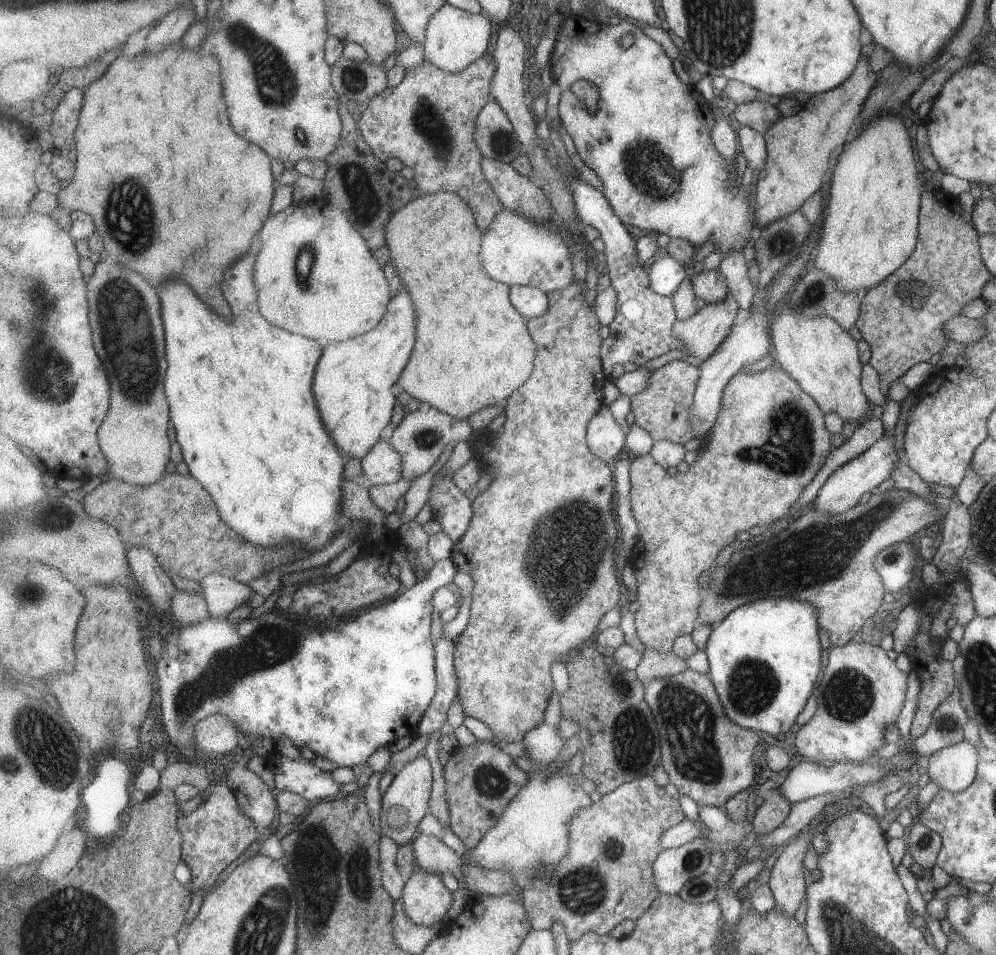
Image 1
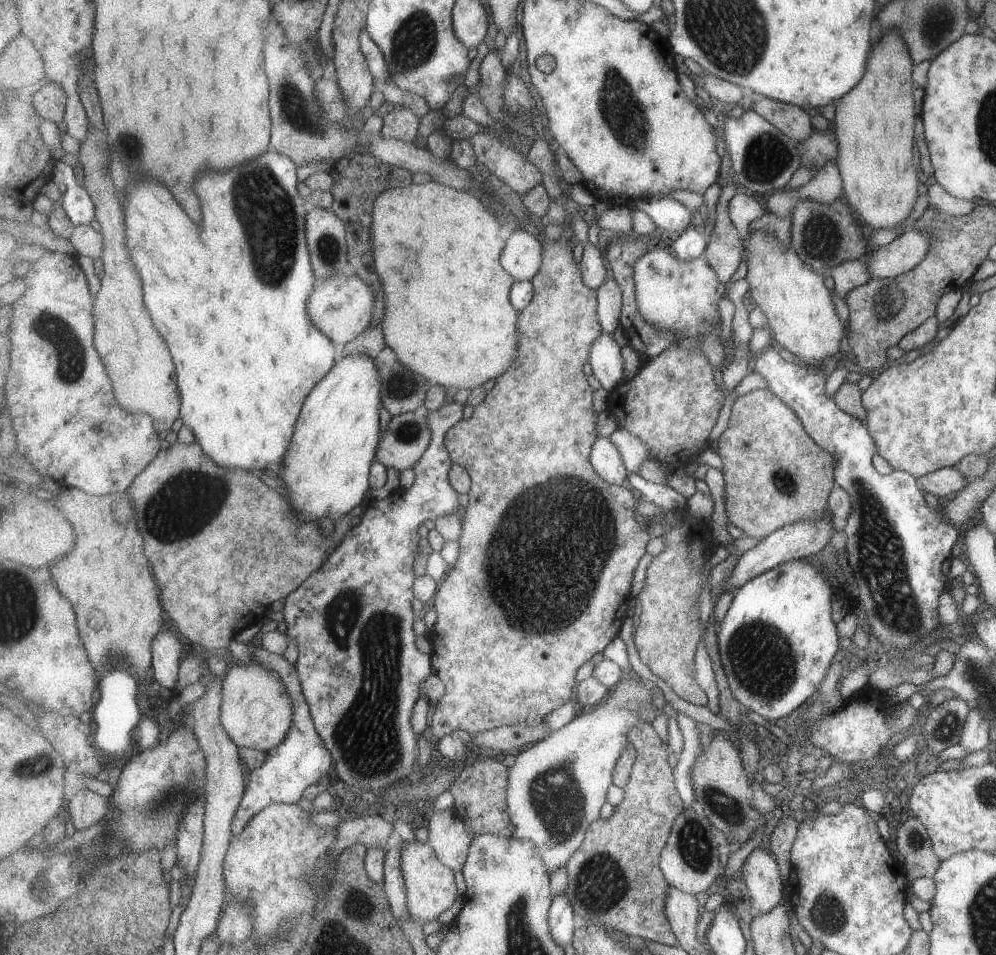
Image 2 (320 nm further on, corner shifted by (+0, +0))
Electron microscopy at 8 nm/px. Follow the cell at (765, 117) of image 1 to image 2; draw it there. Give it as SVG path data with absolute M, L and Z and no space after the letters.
M760 97L757 102L749 106L798 144L809 138L813 132L807 110L801 107L769 97Z

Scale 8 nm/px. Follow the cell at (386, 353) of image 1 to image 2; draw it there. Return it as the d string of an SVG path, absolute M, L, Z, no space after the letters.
M349 355L341 358L341 360L332 368L332 371L311 391L311 394L309 394L305 401L300 418L296 422L296 434L293 435L291 447L288 448L288 454L284 458L284 463L282 464L282 479L287 488L287 498L292 502L295 510L299 510L301 520L303 521L317 522L319 518L328 516L333 522L337 522L345 515L348 515L356 506L365 505L369 502L368 491L371 487L370 476L372 466L376 460L382 439L381 416L386 414L381 396L382 380L379 369L376 367L376 362L377 360L373 357L366 357L365 355Z

